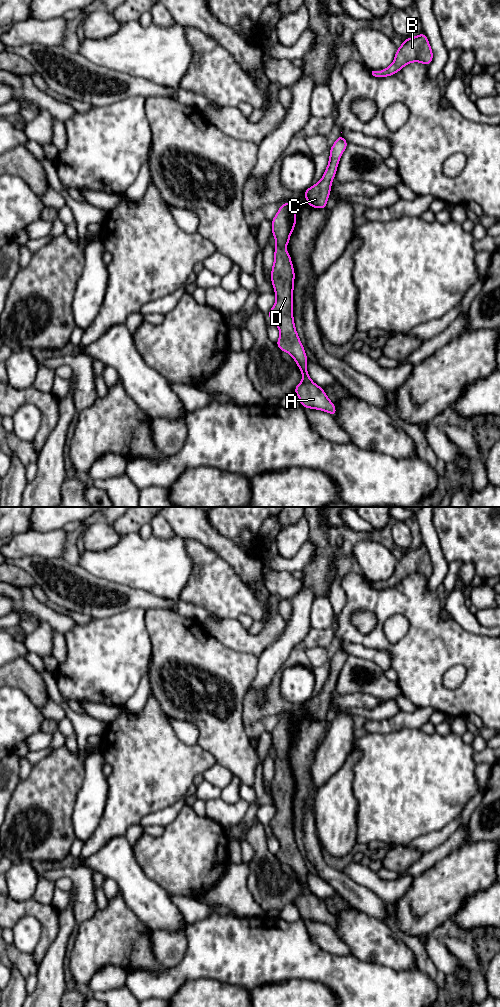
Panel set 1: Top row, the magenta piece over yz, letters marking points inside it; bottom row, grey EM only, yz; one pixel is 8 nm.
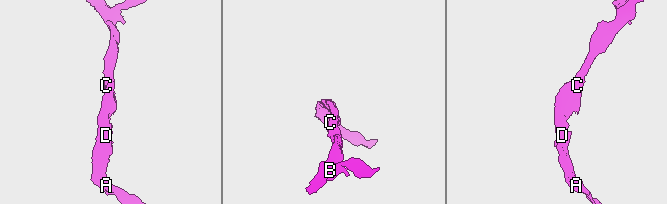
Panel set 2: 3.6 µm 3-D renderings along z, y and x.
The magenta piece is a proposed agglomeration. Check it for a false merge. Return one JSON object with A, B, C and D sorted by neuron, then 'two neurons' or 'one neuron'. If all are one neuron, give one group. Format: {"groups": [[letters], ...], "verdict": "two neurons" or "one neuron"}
{"groups": [["A", "B", "C", "D"]], "verdict": "one neuron"}

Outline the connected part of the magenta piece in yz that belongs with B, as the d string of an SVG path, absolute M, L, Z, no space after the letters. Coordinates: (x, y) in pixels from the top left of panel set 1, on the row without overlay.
M424 543L416 548L404 551L397 561L392 576L381 583L372 583L375 589L388 589L399 584L411 574L420 574L429 578L433 572L433 564Z

